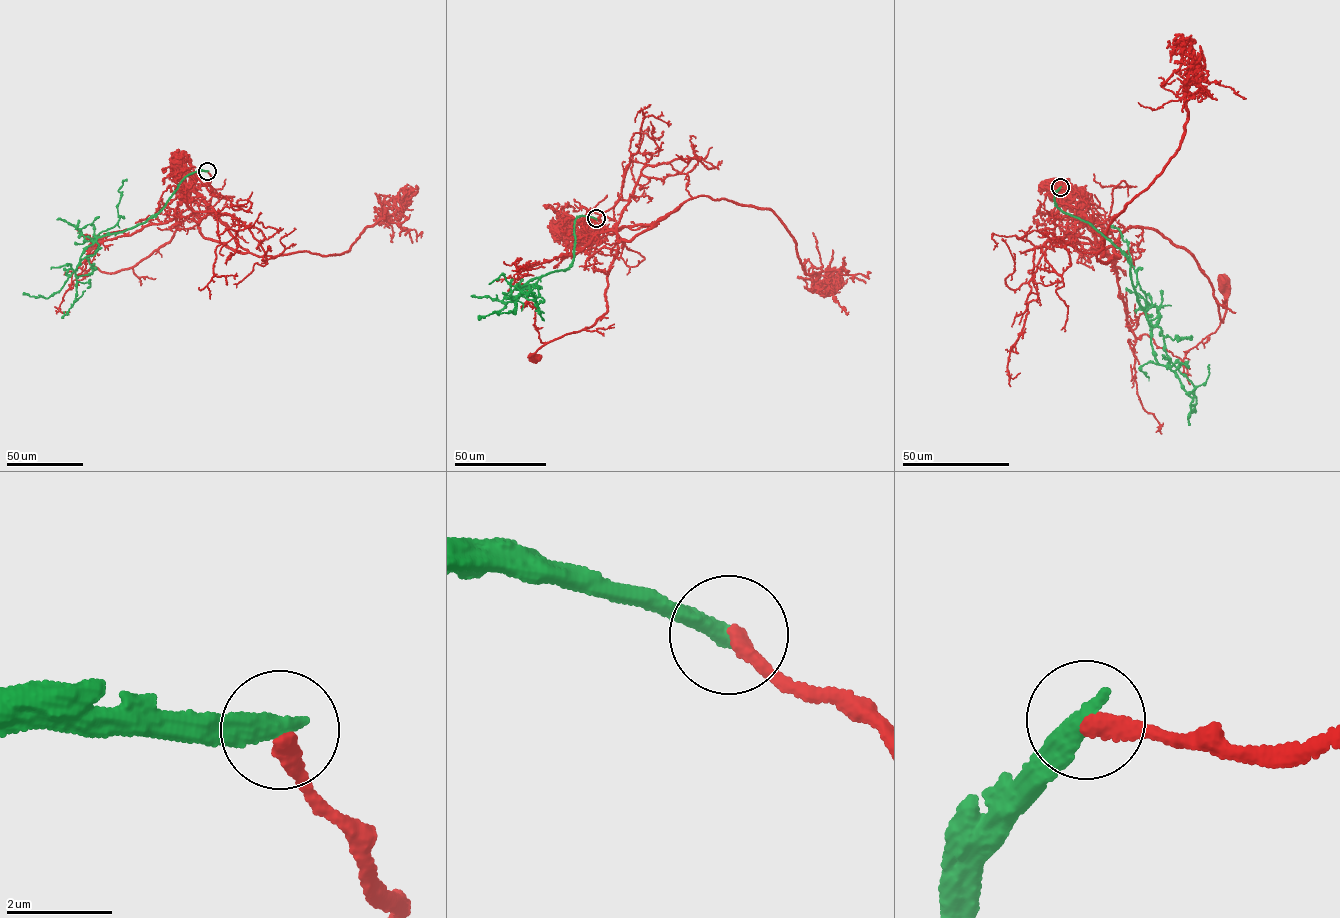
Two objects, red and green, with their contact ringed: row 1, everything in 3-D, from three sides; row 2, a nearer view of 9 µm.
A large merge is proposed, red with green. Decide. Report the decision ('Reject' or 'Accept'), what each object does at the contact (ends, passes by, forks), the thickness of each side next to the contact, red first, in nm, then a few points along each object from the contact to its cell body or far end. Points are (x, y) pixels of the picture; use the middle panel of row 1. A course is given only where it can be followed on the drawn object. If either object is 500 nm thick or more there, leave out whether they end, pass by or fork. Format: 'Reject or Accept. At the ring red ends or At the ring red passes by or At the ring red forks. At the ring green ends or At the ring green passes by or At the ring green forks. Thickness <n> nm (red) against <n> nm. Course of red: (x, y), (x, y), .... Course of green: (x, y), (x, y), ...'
Reject. At the ring red ends. At the ring green ends. Thickness 320 nm (red) against 420 nm. Course of red: (596, 218), (607, 230), (582, 242), (616, 251), (606, 313), (548, 342), (534, 358). Course of green: (596, 218), (576, 218), (571, 265), (524, 284), (530, 292), (518, 295), (515, 311), (478, 319)

